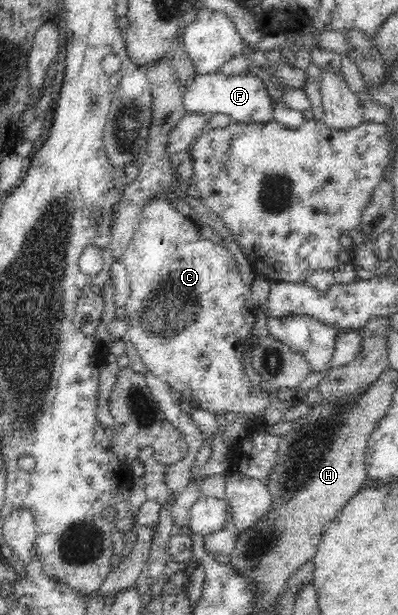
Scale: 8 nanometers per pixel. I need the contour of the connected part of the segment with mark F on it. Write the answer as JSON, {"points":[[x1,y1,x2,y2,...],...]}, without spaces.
{"points":[[220,71,212,74,196,73,185,84,183,107,188,114,228,115,233,123,265,124,273,121,273,105,269,103,262,79,249,72,225,76]]}

